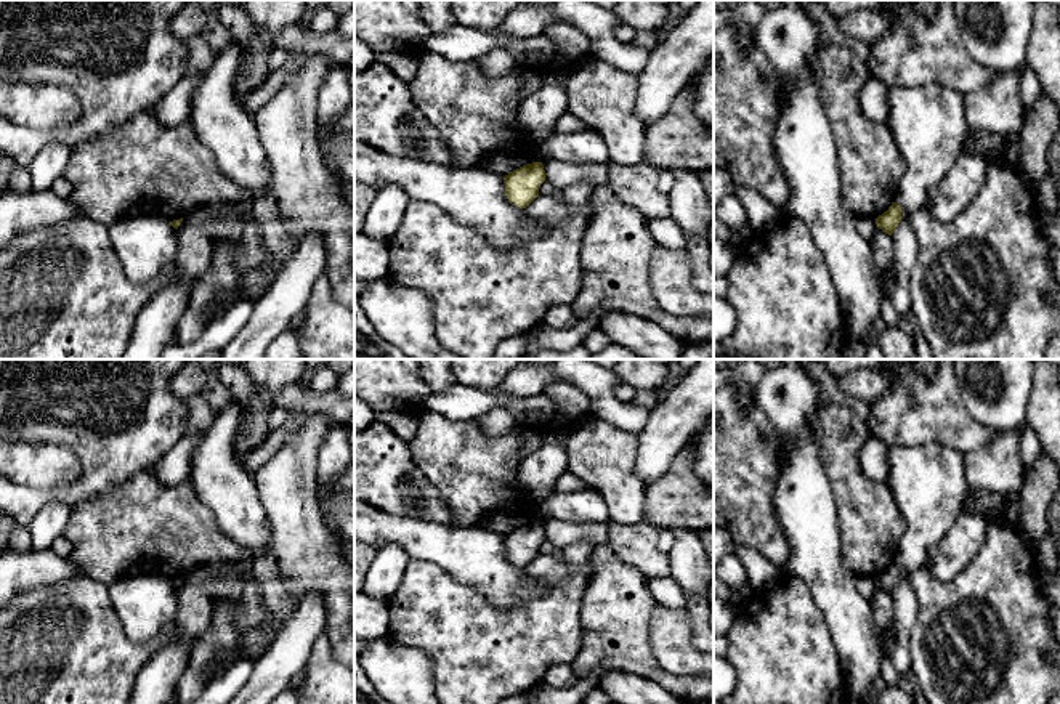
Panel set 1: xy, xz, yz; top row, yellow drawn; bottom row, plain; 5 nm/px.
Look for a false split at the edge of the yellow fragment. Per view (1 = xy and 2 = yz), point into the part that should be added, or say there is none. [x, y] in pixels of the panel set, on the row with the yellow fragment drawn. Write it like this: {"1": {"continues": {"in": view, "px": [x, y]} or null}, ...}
{"1": {"continues": null}, "2": {"continues": null}}

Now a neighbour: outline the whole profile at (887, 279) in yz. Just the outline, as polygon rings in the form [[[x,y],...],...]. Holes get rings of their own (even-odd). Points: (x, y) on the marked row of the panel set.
[[[895,265],[890,266],[887,271],[879,274],[879,284],[880,290],[890,298],[893,290],[895,290],[895,282],[896,282],[896,269]]]

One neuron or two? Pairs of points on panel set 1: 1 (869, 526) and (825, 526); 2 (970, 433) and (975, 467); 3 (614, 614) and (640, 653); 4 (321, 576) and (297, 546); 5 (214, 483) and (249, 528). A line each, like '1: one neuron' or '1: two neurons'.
1: two neurons
2: two neurons
3: one neuron
4: one neuron
5: one neuron

